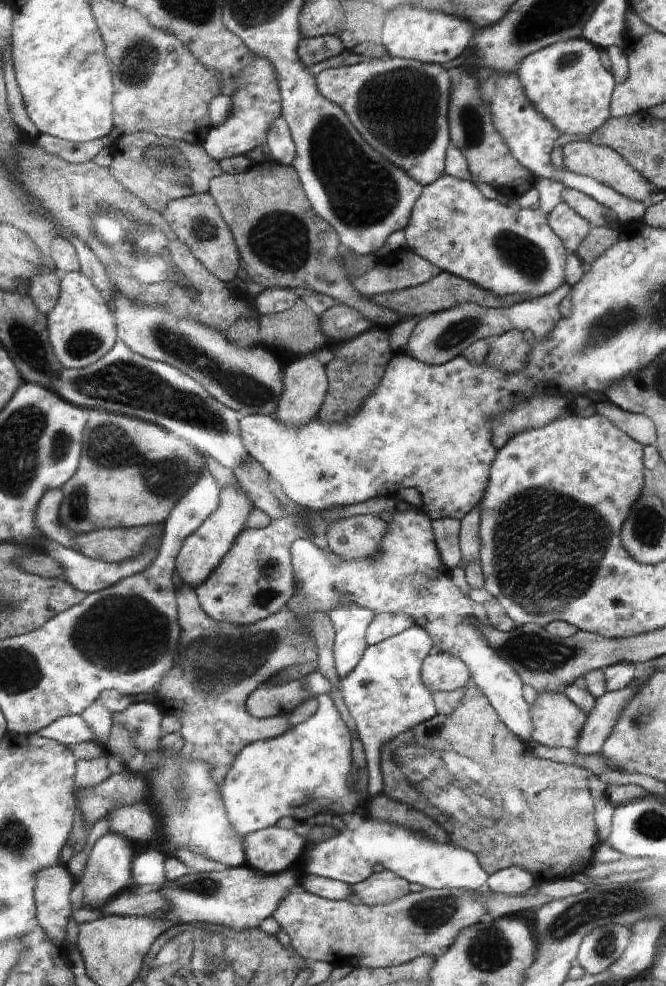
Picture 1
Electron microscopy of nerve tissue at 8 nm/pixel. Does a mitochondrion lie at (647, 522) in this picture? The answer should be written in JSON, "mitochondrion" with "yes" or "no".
{"mitochondrion":"yes"}

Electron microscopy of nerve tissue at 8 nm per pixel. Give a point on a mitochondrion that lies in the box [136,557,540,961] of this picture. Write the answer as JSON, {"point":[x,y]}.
{"point":[424,773]}

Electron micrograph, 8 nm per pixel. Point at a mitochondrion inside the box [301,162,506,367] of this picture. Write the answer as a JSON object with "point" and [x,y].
{"point":[454,334]}

